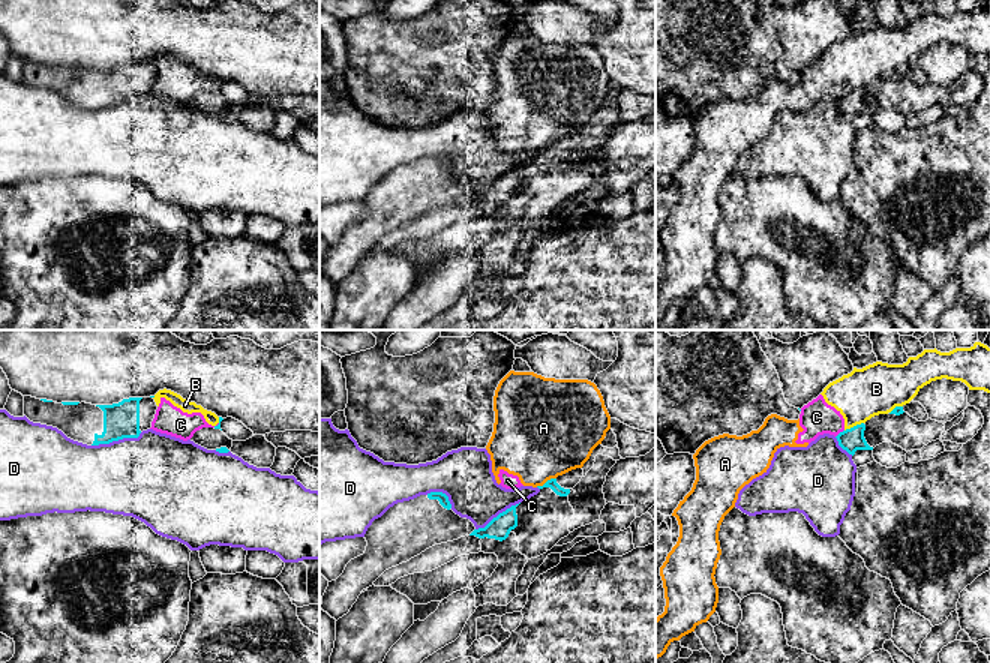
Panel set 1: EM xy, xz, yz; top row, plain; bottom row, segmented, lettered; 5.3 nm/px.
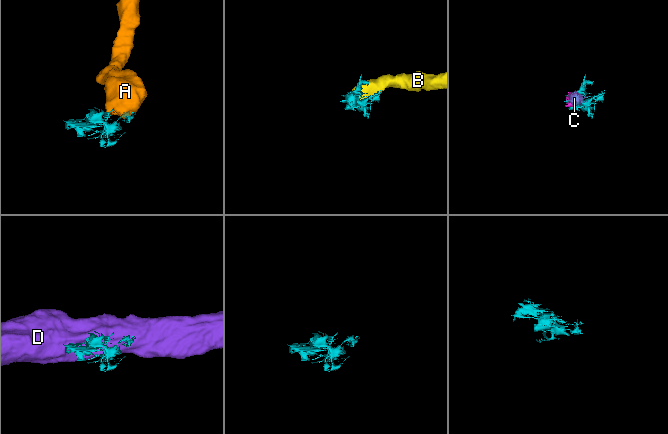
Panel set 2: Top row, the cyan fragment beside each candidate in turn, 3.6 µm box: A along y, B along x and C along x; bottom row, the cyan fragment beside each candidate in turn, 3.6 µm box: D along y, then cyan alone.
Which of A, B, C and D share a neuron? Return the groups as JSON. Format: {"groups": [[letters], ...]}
{"groups": [["A", "B", "C"], ["D"]]}

